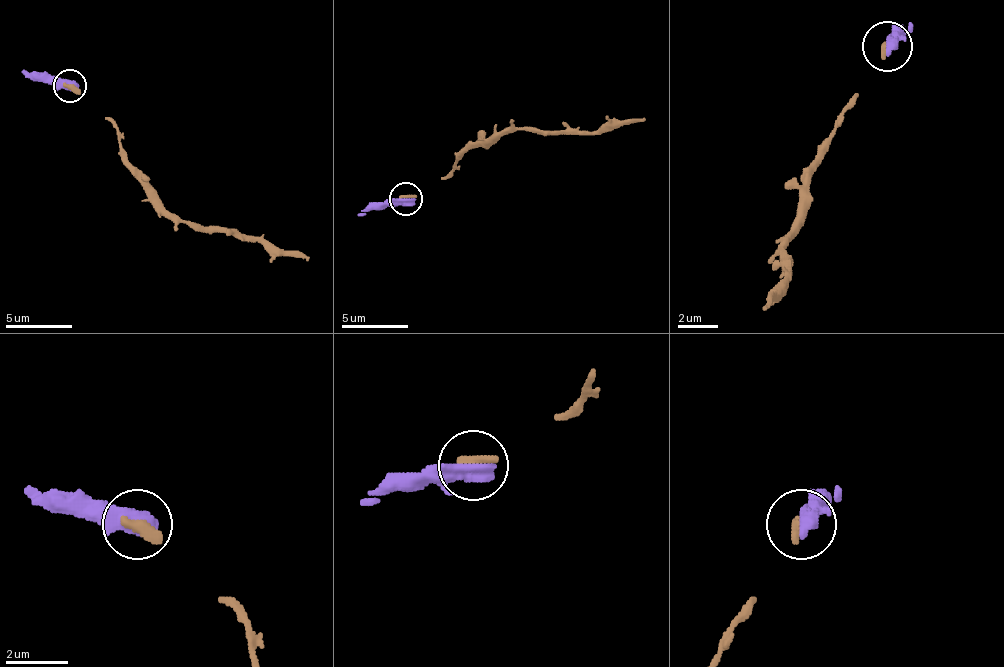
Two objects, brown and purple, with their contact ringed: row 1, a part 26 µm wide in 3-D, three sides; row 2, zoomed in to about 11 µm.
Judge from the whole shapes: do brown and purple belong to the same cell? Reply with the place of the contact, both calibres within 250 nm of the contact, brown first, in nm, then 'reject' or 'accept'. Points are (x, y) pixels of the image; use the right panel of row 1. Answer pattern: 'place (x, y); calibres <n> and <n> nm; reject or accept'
place (887, 46); calibres 360 and 700 nm; accept

